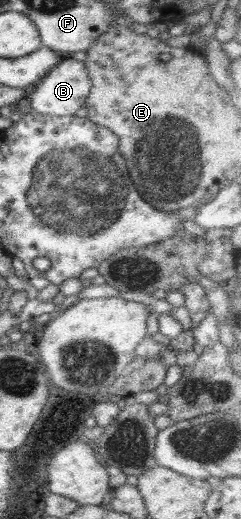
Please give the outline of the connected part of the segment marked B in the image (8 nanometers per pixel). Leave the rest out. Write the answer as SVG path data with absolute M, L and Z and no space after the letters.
M67 55L38 84L28 89L27 97L31 109L37 113L53 117L75 115L81 107L85 107L91 86L86 65Z

